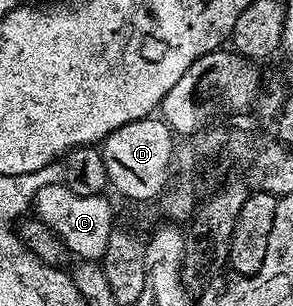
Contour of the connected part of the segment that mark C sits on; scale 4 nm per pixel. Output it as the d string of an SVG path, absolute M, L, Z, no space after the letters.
M55 181L39 188L33 197L32 209L36 217L63 240L70 255L81 260L100 260L107 252L107 242L115 229L113 206L107 199L100 194L76 194L60 181Z

